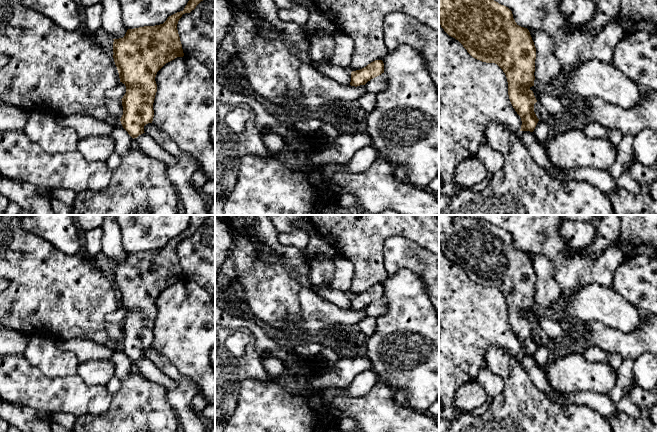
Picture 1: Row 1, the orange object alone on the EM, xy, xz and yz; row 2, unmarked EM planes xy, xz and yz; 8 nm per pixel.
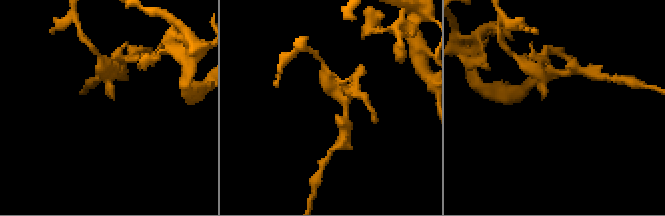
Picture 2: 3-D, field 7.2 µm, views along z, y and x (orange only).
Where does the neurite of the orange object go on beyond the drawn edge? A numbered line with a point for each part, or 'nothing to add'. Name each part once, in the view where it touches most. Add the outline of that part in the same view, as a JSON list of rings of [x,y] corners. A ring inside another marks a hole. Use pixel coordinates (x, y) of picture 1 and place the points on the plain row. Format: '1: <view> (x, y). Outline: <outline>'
nothing to add

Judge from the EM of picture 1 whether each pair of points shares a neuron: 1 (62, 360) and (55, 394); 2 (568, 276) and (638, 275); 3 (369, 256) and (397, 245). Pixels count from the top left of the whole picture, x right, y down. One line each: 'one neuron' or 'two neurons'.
1: two neurons
2: two neurons
3: two neurons

